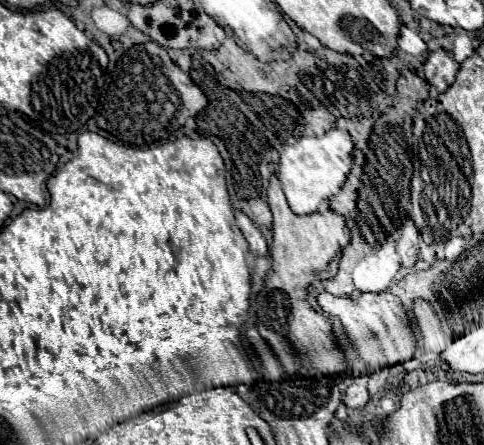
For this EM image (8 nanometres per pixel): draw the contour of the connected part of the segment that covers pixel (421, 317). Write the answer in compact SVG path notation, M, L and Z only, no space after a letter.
M415 300L413 314L415 314L417 324L419 324L419 328L421 328L421 334L423 334L423 338L425 338L425 348L427 348L427 350L439 350L439 348L441 348L443 332L441 332L439 318L435 316L431 304L425 302L425 300Z

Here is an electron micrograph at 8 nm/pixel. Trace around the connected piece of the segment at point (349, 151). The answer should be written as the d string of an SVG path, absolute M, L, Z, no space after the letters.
M329 130L321 138L301 138L295 144L283 144L279 150L277 178L285 198L295 214L313 214L325 198L339 192L353 160L353 138L345 130Z

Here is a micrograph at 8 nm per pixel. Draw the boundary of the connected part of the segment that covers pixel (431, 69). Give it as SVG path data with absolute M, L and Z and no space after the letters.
M437 50L437 52L431 52L431 56L427 58L423 70L425 70L425 80L437 92L445 92L455 80L459 64L453 60L453 56L449 52Z

